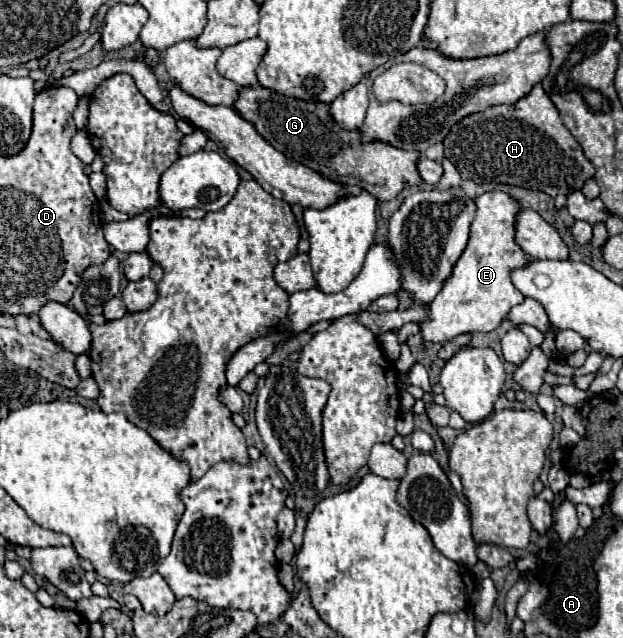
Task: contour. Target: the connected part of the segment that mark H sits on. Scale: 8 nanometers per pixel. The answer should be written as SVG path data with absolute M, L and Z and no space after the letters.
M534 84L534 88L516 104L490 106L484 112L470 114L460 122L456 122L452 132L444 138L444 156L456 166L462 180L472 180L476 184L496 182L496 184L522 186L540 190L552 198L556 194L570 194L572 190L580 190L582 184L594 176L594 166L586 160L580 144L562 124L556 106L546 96L540 84Z

